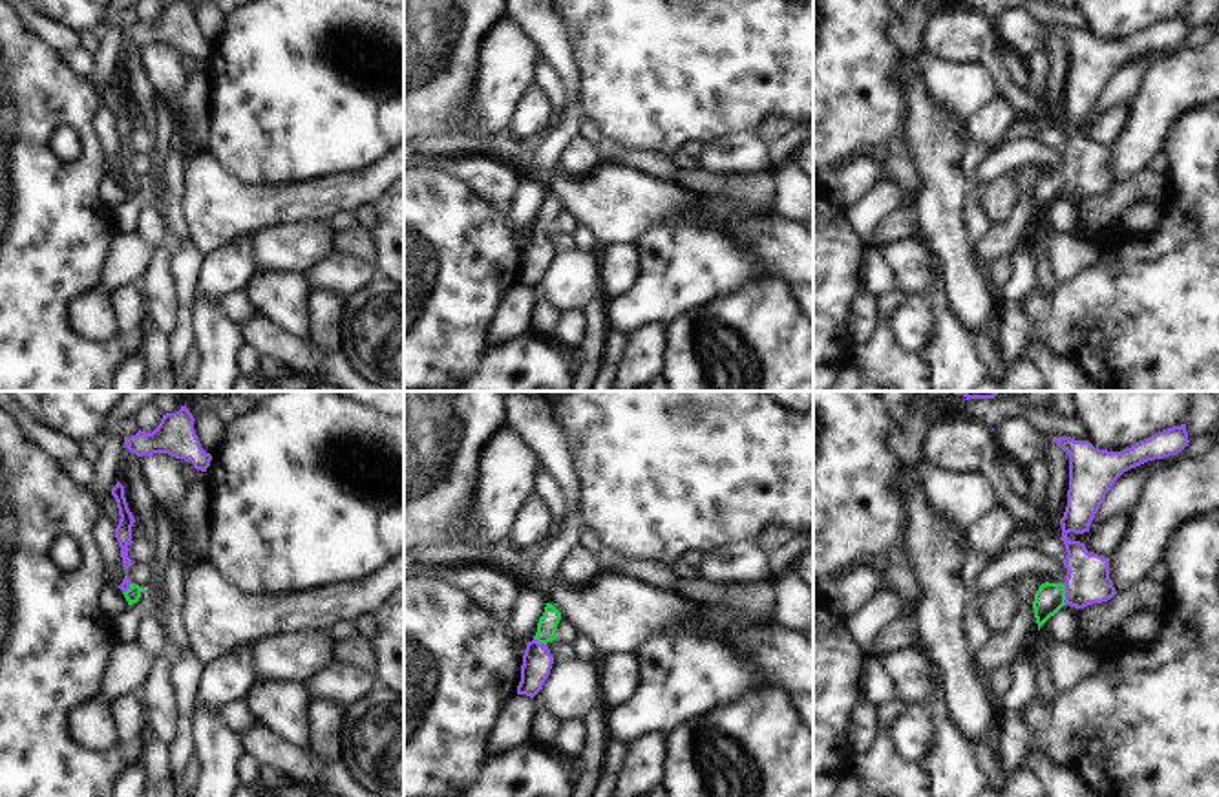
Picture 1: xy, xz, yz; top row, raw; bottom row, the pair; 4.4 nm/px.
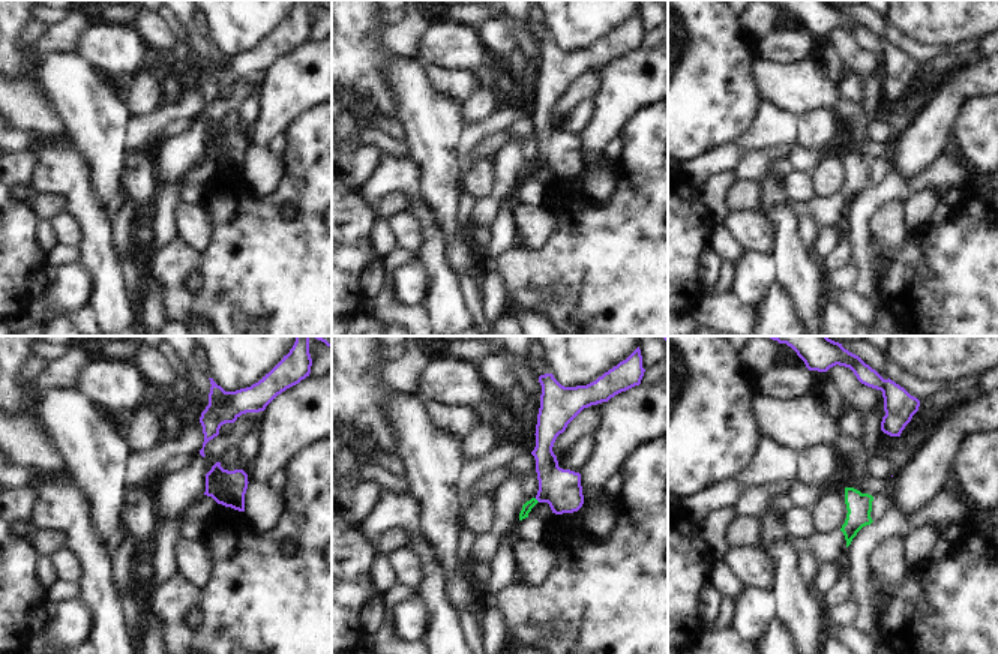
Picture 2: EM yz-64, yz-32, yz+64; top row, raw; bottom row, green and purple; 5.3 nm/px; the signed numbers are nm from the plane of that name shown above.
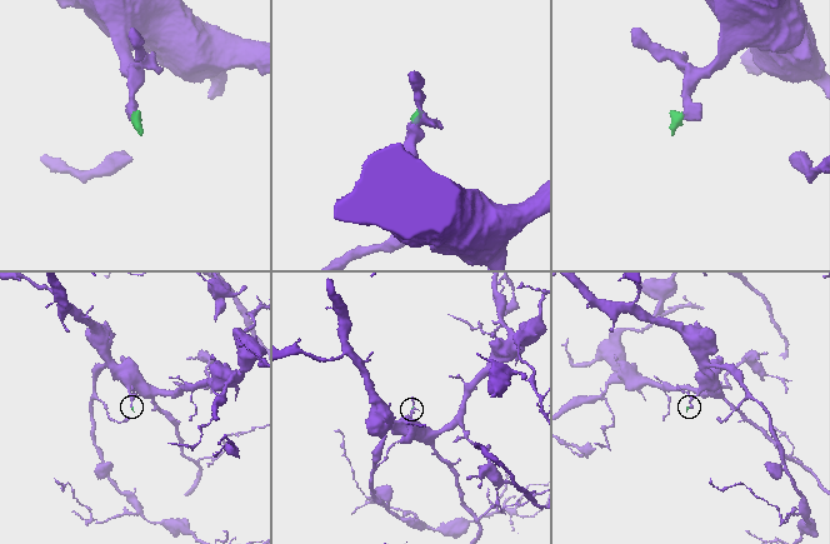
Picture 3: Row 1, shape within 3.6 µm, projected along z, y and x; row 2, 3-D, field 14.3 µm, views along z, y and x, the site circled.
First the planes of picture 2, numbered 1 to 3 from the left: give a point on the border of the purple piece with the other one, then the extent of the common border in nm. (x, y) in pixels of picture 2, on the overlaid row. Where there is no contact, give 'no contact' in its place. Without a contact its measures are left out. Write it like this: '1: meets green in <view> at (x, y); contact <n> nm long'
1: no contact
2: meets green in yz-32 at (536, 500); contact 40 nm long
3: no contact

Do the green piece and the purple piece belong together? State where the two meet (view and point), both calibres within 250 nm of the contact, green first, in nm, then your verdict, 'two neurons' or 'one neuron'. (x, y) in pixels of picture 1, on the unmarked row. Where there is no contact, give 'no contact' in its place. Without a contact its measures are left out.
yz (1064, 185) | 140/190 nm | one neuron

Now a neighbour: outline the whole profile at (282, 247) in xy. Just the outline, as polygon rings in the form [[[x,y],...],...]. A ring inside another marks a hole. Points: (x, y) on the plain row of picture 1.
[[[327,223],[274,225],[249,236],[252,276],[296,272],[307,276],[314,263],[333,254]]]

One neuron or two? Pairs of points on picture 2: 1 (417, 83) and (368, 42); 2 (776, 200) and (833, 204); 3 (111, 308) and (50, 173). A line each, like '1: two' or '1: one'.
1: two
2: two
3: one

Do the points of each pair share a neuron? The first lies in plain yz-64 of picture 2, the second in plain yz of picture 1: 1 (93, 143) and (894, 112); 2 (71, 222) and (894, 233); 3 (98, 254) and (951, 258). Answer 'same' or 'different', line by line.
1: different
2: different
3: different

